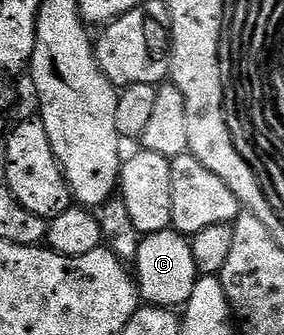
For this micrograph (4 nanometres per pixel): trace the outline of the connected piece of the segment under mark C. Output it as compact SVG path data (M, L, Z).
M172 228L144 236L134 261L134 275L144 304L173 310L187 304L198 279L191 239Z

